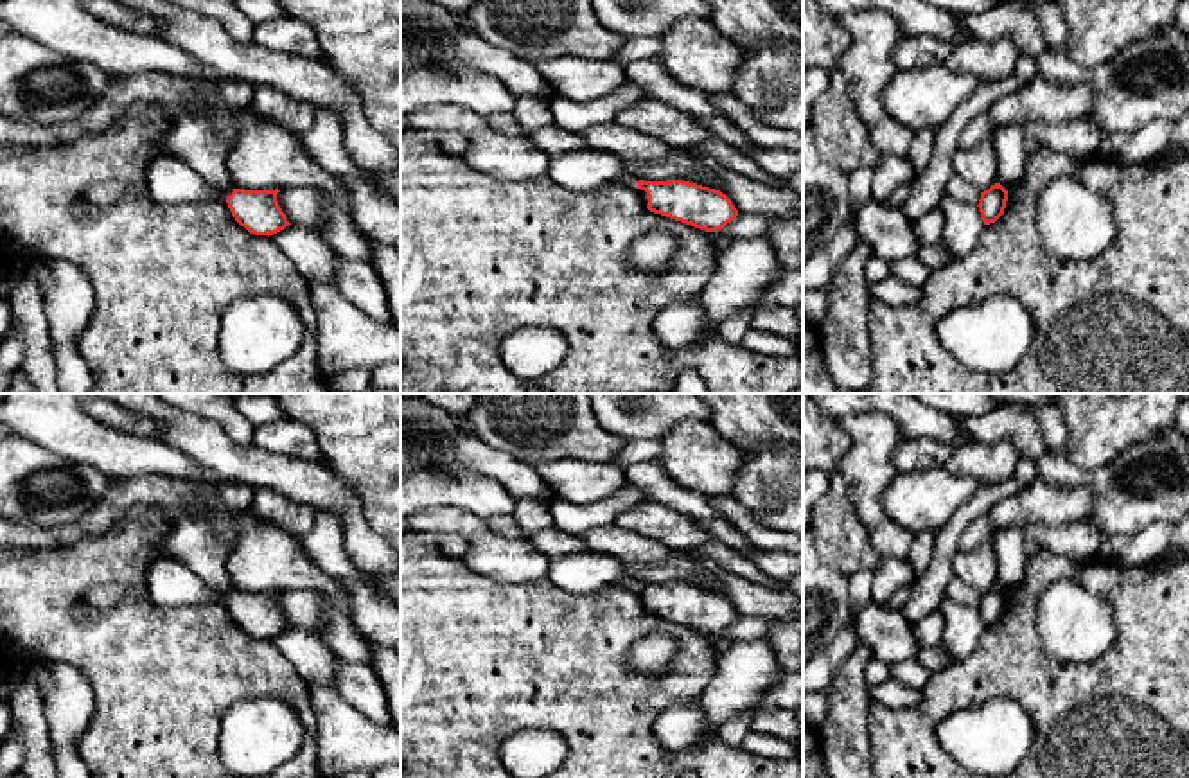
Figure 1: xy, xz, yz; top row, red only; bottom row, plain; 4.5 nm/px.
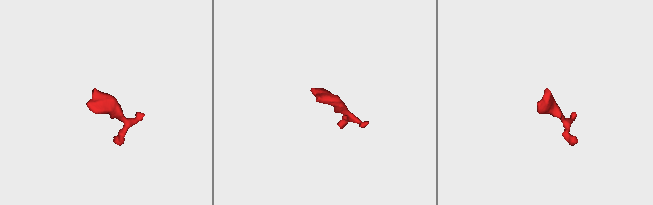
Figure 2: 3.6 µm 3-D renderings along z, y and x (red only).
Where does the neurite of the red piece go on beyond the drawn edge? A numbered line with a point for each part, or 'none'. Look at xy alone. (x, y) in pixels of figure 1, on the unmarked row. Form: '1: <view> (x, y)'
1: xy (171, 583)

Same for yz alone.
1: yz (1010, 545)

